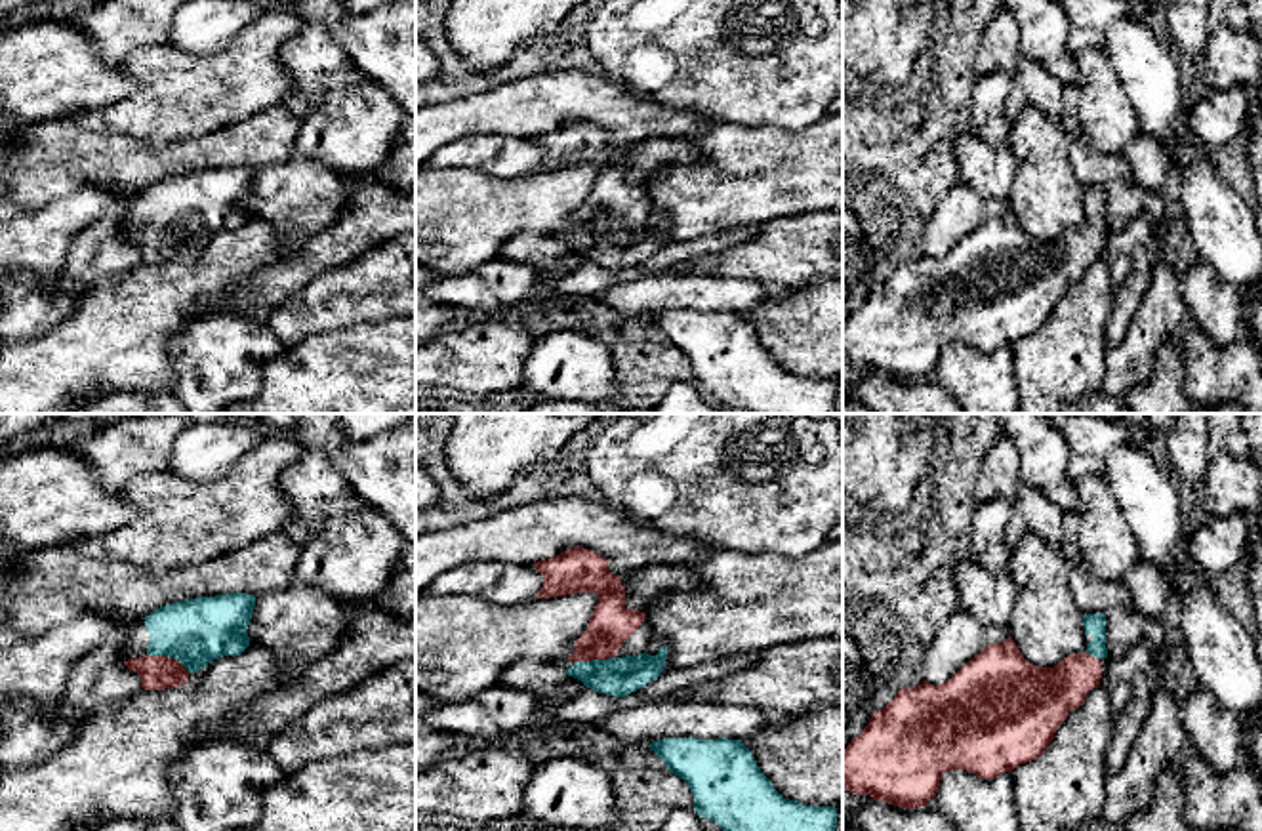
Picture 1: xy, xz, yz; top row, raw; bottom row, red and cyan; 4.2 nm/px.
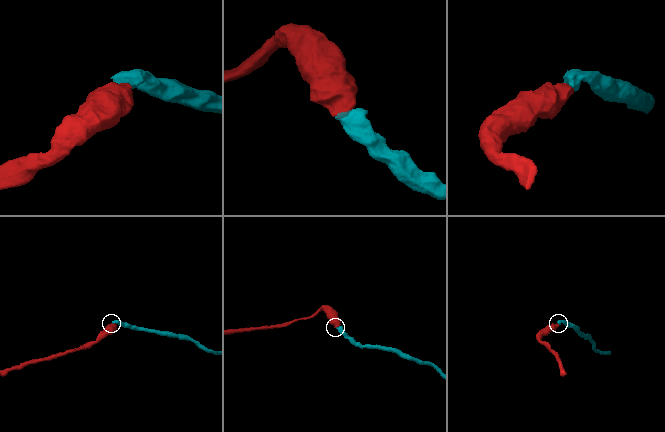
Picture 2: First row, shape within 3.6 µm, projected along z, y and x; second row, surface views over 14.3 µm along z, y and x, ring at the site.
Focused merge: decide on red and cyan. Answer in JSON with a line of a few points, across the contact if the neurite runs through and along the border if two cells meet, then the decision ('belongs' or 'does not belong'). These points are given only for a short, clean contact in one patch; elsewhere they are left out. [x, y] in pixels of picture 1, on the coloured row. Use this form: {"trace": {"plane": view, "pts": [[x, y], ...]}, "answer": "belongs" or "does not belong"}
{"trace": {"plane": "xy", "pts": [[157, 671], [168, 658], [197, 631]]}, "answer": "belongs"}

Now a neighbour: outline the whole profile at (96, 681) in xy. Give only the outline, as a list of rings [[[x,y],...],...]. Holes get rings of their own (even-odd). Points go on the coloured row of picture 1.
[[[128,631],[107,635],[97,650],[72,667],[65,692],[69,709],[86,717],[141,690],[141,677],[112,659],[114,650],[126,646],[126,637]]]

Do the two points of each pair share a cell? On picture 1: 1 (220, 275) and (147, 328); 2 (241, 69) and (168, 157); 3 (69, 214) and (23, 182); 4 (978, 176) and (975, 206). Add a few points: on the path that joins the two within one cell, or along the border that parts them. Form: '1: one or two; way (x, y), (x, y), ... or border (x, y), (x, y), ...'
1: one; way (203, 275), (164, 311)
2: two; border (227, 126), (166, 143), (143, 143), (138, 138)
3: two; border (94, 183), (20, 214)
4: two; border (963, 182), (986, 197), (1007, 202)

